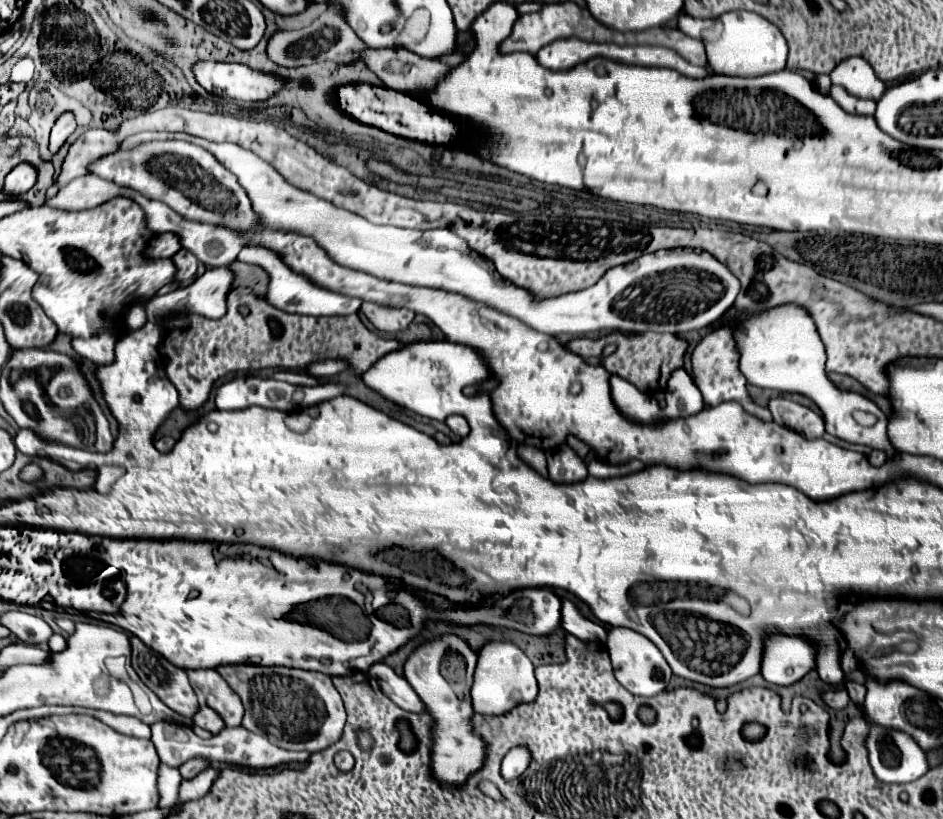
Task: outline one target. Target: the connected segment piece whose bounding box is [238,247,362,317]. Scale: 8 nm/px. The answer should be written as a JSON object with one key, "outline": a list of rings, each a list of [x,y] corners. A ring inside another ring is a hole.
{"outline":[[[246,247],[246,249],[240,251],[238,261],[250,263],[250,265],[260,265],[270,275],[270,285],[268,285],[266,299],[270,301],[270,305],[276,305],[276,309],[286,311],[286,313],[313,317],[346,316],[350,315],[350,313],[356,313],[360,309],[360,305],[362,305],[360,299],[346,297],[346,295],[340,295],[340,293],[334,293],[334,291],[328,291],[328,289],[322,289],[322,287],[310,283],[304,275],[298,275],[292,269],[288,269],[284,265],[284,261],[276,253],[270,253],[268,249]]]}

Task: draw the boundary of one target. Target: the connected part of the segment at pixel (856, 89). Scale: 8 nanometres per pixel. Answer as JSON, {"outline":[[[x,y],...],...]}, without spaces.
{"outline":[[[848,57],[840,61],[830,73],[834,85],[844,87],[850,95],[878,101],[886,91],[886,85],[874,75],[874,69],[862,57]]]}

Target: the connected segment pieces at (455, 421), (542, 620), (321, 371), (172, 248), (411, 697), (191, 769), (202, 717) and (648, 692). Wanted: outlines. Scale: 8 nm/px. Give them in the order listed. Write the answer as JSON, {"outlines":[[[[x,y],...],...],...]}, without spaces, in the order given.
{"outlines":[[[[450,415],[450,417],[446,419],[446,425],[448,425],[450,431],[456,433],[458,437],[466,437],[466,435],[470,433],[470,425],[468,425],[466,417],[462,417],[462,415]]],[[[530,589],[530,613],[536,621],[530,623],[532,635],[548,635],[560,627],[560,599],[550,589]]],[[[322,361],[322,363],[310,365],[308,373],[314,377],[332,377],[332,375],[340,373],[342,369],[346,369],[344,361]]],[[[162,233],[150,241],[150,245],[144,251],[144,257],[148,257],[148,259],[170,259],[176,251],[180,251],[178,237],[174,233]]],[[[376,663],[368,669],[368,675],[372,675],[382,693],[386,697],[390,697],[398,707],[406,709],[406,711],[416,711],[416,713],[426,713],[426,705],[422,703],[422,699],[414,693],[414,689],[404,681],[404,677],[398,677],[392,667],[388,667],[386,663]]],[[[194,757],[186,763],[180,765],[180,773],[184,779],[190,779],[190,777],[196,777],[198,773],[210,769],[210,761],[206,761],[206,757]]],[[[200,707],[196,711],[196,715],[192,717],[194,723],[198,723],[198,727],[202,729],[208,729],[210,733],[218,733],[224,729],[224,721],[222,717],[218,717],[218,713],[214,713],[214,709],[206,709],[206,707]]],[[[612,627],[608,631],[606,639],[606,649],[612,659],[612,669],[614,677],[622,687],[626,687],[632,695],[642,695],[642,697],[654,697],[662,693],[668,687],[668,681],[672,677],[672,669],[662,657],[660,649],[652,645],[652,641],[632,629],[626,627]]]]}

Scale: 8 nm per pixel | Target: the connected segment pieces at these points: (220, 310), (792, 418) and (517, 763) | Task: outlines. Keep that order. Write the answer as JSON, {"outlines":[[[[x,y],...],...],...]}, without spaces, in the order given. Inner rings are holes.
{"outlines":[[[[216,267],[216,269],[208,269],[204,275],[200,275],[196,279],[196,283],[192,283],[190,287],[186,289],[176,289],[176,291],[170,291],[166,295],[154,295],[150,299],[142,299],[140,305],[144,307],[146,311],[146,317],[150,323],[158,323],[160,317],[166,317],[170,313],[180,313],[180,311],[186,311],[186,313],[198,313],[198,315],[204,315],[208,319],[220,319],[226,315],[226,295],[232,287],[232,271],[228,267]]],[[[774,399],[774,403],[768,403],[768,409],[778,425],[790,425],[792,431],[804,435],[806,439],[816,439],[824,435],[822,417],[800,403],[788,399]]],[[[514,747],[506,753],[504,761],[502,761],[502,775],[506,779],[516,779],[518,775],[522,775],[526,771],[530,763],[530,753],[522,747]]]]}

